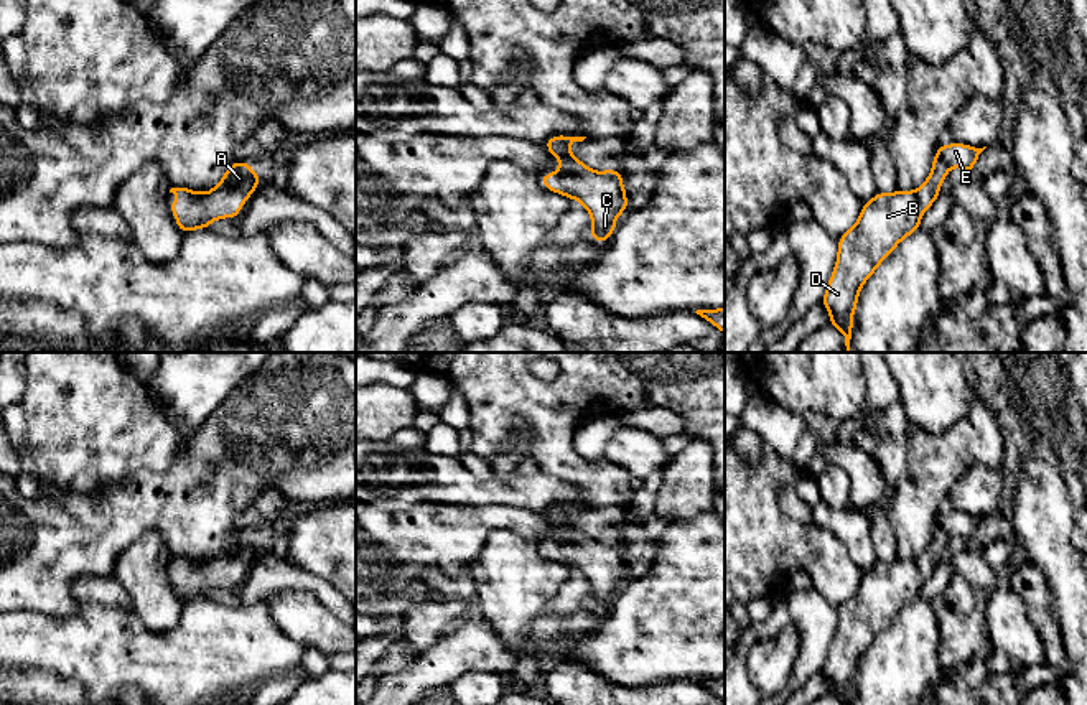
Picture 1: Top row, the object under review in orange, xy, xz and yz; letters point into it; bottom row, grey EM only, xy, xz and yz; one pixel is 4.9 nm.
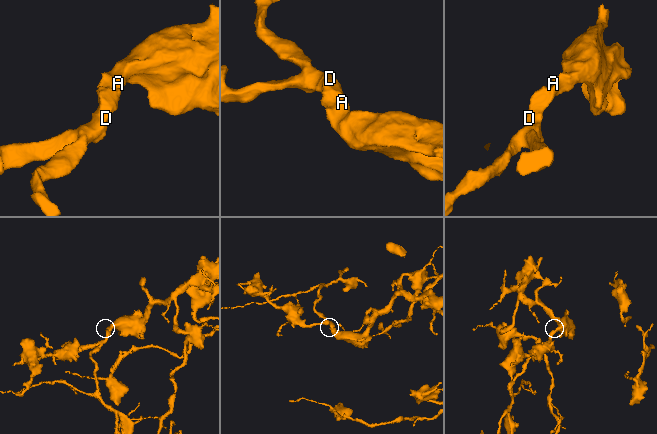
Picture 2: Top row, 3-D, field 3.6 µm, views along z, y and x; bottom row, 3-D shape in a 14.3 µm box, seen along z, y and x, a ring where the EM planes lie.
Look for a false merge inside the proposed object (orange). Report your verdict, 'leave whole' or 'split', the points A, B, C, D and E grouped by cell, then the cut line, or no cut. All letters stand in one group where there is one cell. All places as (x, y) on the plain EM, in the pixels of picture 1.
leave whole; A B C D E; no cut

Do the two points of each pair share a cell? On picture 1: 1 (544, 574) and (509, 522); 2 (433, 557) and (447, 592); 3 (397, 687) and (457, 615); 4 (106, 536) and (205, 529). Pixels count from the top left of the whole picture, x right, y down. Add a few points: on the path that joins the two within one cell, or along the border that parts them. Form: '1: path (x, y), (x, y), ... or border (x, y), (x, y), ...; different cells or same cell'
1: border (536, 542), (514, 532), (494, 531), (481, 550); different cells
2: border (425, 569), (435, 569), (452, 578); different cells
3: border (463, 621), (414, 658); different cells
4: path (130, 519), (180, 519); same cell

